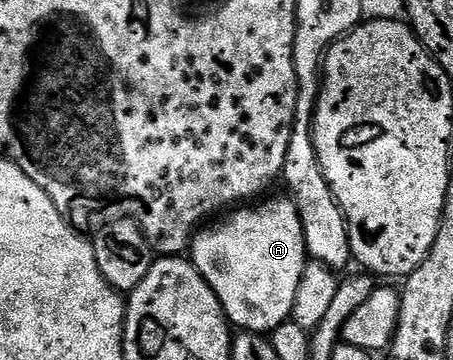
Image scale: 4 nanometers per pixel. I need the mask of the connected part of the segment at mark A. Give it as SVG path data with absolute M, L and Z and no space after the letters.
M283 195L265 201L258 203L263 205L235 208L226 215L231 217L223 216L223 221L211 229L199 228L192 238L188 253L202 278L209 283L212 291L220 299L222 310L226 312L226 319L231 326L248 333L269 335L276 327L291 320L296 303L296 291L300 287L302 273L308 264L308 254L300 215L293 200Z

